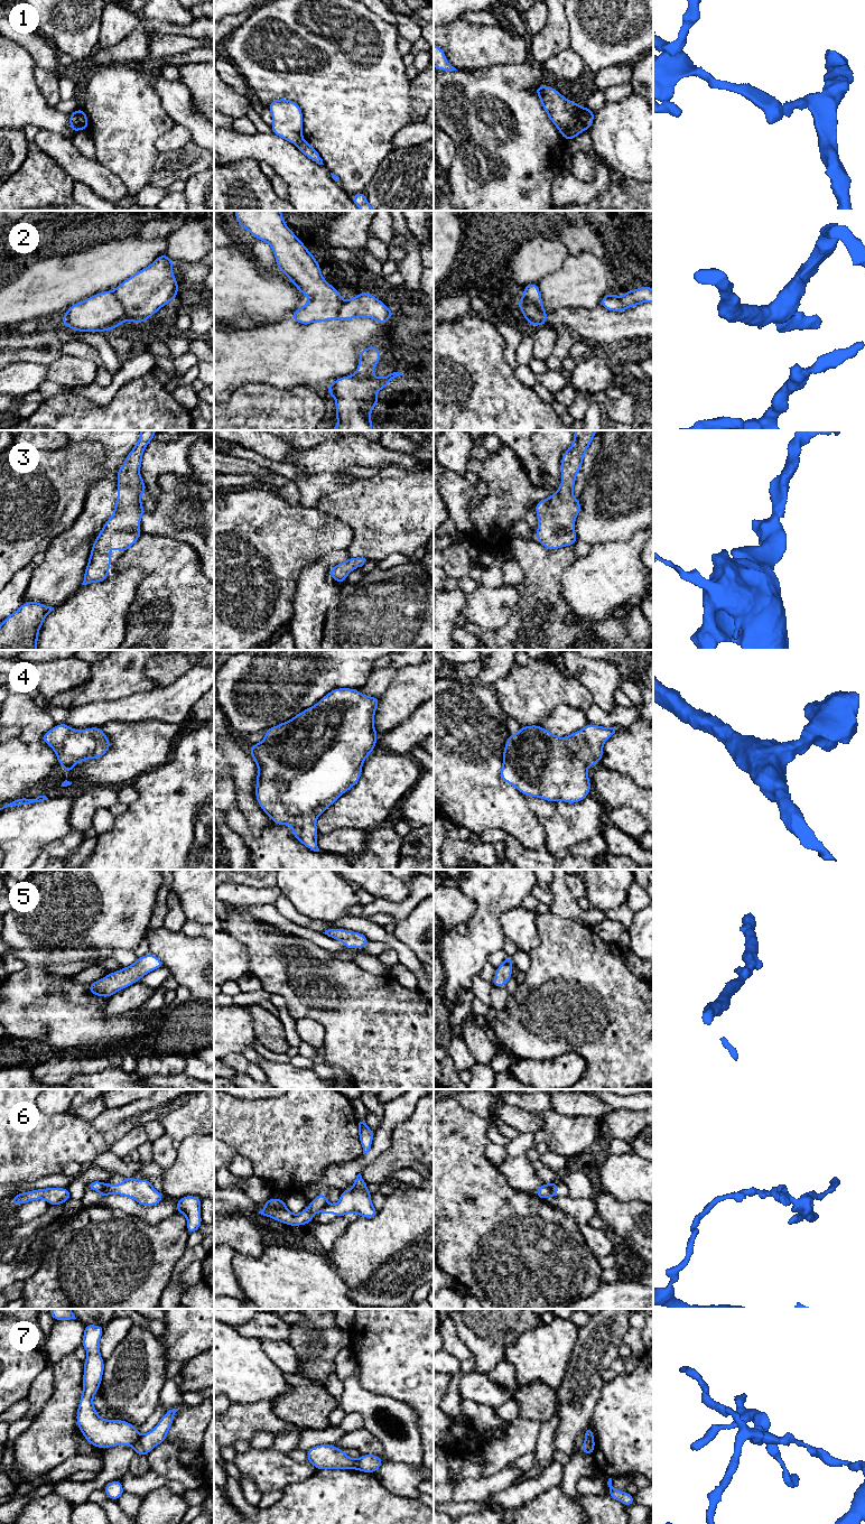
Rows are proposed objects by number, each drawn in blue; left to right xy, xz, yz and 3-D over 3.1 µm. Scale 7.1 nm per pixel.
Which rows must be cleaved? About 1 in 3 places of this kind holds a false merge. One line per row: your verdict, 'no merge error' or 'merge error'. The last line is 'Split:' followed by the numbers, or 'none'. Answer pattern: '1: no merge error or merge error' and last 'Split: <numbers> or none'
1: merge error
2: merge error
3: no merge error
4: no merge error
5: no merge error
6: merge error
7: merge error
Split: 1, 2, 6, 7

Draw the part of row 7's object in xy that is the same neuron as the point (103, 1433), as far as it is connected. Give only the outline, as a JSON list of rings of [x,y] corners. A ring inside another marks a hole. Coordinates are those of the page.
[[[84,1325],[82,1346],[87,1357],[84,1362],[83,1391],[76,1422],[81,1433],[95,1448],[132,1446],[140,1437],[138,1428],[127,1421],[102,1419],[93,1405],[93,1396],[100,1388],[104,1370],[104,1360],[100,1355],[103,1329],[103,1326]]]

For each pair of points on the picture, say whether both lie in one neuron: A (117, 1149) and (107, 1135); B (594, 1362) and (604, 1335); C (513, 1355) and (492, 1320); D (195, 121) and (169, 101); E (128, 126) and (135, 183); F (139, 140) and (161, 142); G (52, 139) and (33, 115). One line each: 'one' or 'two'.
A: two
B: one
C: two
D: one
E: one
F: two
G: two

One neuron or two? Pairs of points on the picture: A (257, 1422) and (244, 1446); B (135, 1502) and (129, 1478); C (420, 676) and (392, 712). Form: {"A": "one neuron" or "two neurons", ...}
{"A": "two neurons", "B": "two neurons", "C": "one neuron"}

